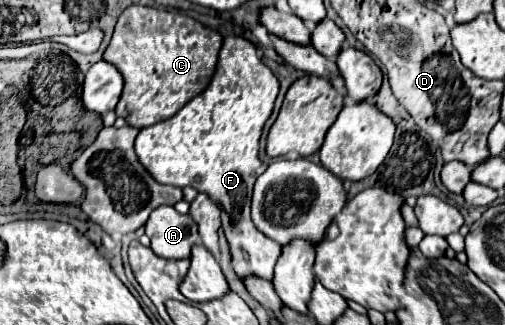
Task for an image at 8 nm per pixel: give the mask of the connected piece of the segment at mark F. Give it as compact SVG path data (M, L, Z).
M229 36L225 38L223 48L219 52L217 70L213 74L211 84L199 96L187 102L173 118L153 124L149 128L143 128L135 140L135 152L137 152L139 162L143 164L143 168L151 172L151 176L155 176L155 180L159 180L159 184L171 184L177 188L193 186L197 192L207 194L215 204L221 206L223 232L231 246L233 268L241 278L245 278L247 274L257 274L265 280L271 280L273 266L277 258L281 256L281 244L277 244L269 236L263 236L263 232L255 228L251 220L251 212L249 212L253 184L257 176L267 168L259 160L257 152L259 152L259 138L261 138L263 126L273 112L277 92L279 92L279 80L259 60L257 48L245 38Z

